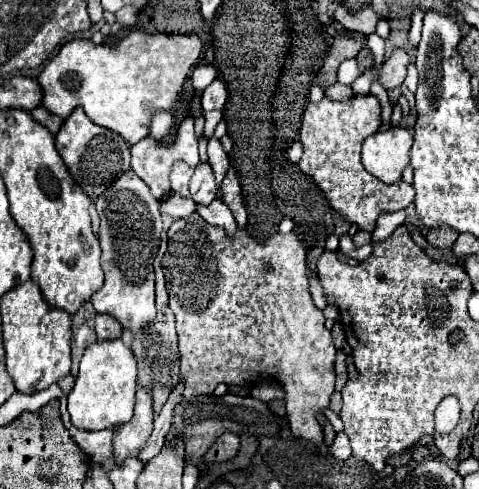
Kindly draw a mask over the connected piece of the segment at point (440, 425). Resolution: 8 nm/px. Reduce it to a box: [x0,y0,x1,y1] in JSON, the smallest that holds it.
[436,397,460,433]

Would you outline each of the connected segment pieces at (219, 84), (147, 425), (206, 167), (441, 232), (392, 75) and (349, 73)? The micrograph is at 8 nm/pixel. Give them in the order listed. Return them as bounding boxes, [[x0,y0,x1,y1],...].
[[202,79,228,111],[114,387,152,463],[190,163,216,205],[428,227,458,249],[380,55,410,89],[338,59,360,85]]

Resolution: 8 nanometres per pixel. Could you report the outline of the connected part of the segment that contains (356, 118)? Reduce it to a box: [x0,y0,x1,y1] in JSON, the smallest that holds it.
[298,95,414,231]

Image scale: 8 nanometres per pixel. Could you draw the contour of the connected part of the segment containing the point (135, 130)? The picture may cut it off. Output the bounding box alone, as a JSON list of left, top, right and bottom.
[38,31,202,145]

